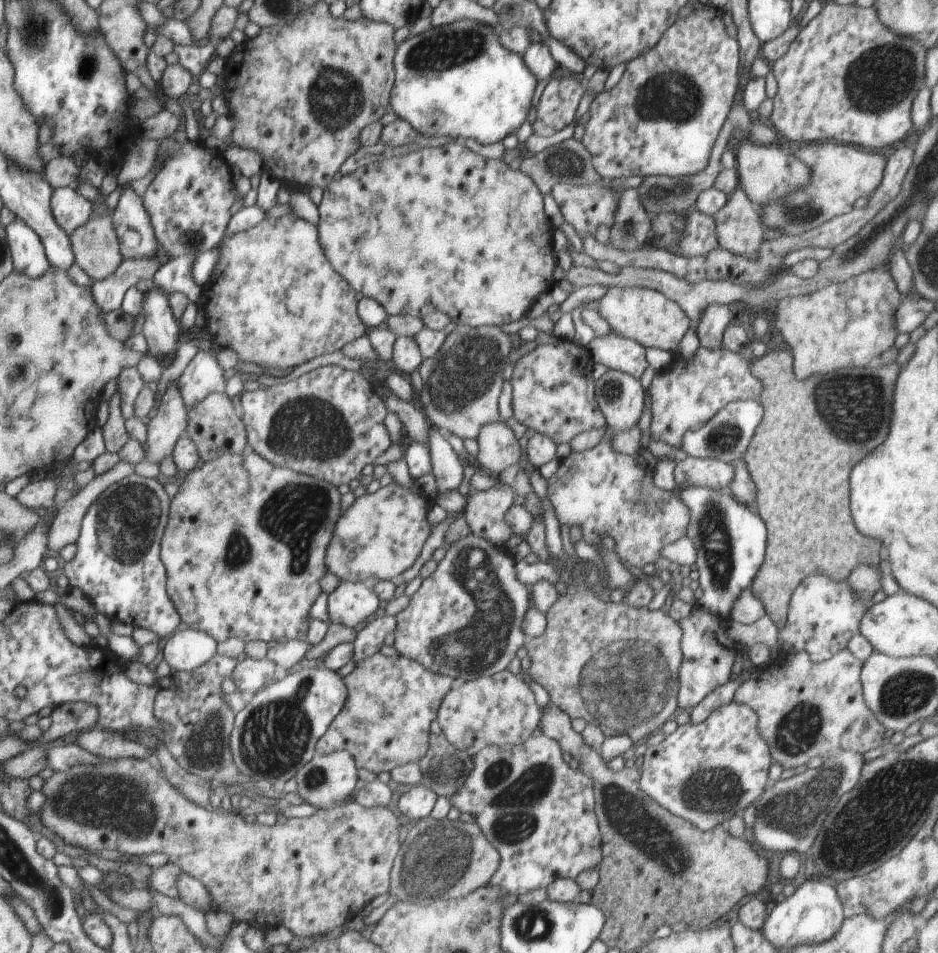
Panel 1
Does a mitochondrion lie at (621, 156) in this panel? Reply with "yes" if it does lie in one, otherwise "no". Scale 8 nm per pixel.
no

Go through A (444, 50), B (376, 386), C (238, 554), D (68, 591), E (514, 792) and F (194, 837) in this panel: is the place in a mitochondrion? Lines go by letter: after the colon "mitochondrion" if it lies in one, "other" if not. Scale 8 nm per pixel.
A: mitochondrion
B: other
C: mitochondrion
D: other
E: mitochondrion
F: mitochondrion

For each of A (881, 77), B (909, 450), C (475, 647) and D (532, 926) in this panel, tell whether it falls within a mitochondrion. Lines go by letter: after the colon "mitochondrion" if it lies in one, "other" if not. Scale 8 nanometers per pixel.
A: mitochondrion
B: other
C: mitochondrion
D: mitochondrion

